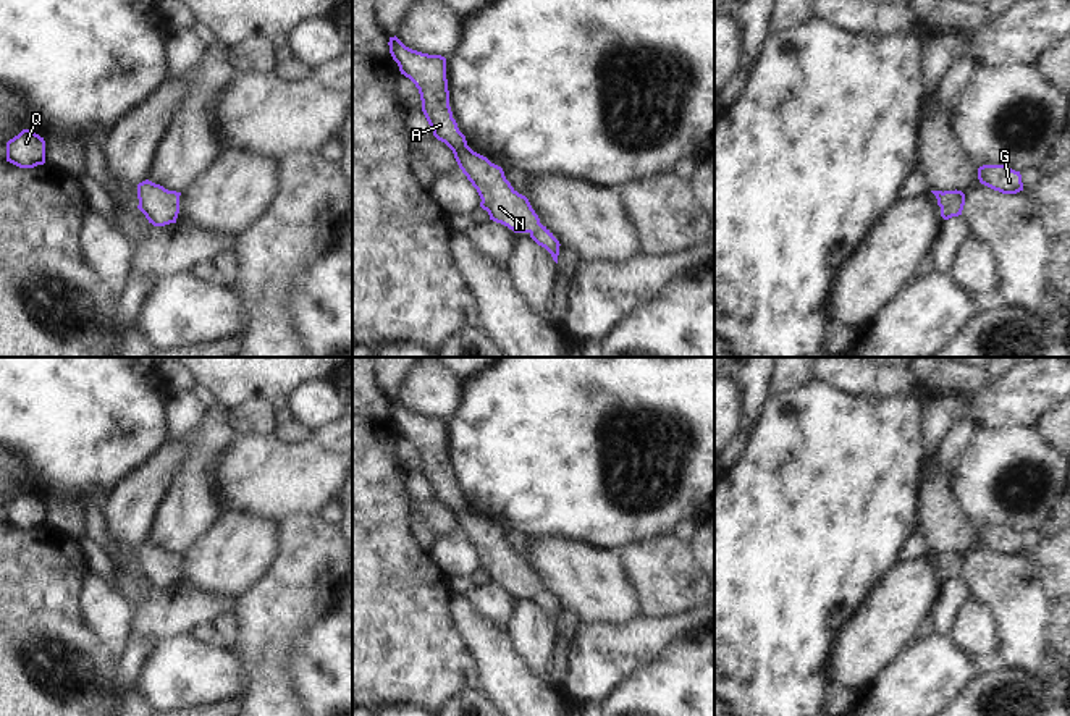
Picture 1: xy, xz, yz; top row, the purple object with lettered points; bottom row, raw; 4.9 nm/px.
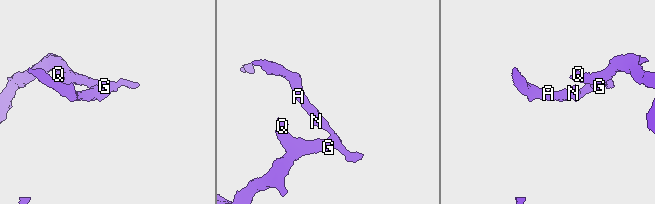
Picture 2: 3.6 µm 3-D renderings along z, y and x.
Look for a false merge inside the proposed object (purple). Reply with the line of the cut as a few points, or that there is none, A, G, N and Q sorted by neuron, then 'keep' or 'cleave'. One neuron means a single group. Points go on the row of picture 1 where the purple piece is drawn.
no cut | A G N Q | keep

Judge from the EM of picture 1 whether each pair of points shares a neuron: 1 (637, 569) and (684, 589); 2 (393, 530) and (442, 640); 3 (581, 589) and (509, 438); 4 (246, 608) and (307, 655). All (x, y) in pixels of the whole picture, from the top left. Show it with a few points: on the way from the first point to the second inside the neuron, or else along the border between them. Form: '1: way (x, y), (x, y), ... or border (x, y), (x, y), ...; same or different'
1: way (648, 569), (658, 569), (673, 584); same
2: way (393, 558), (393, 592), (414, 613); same
3: border (532, 539), (561, 537), (593, 547); different
4: border (320, 616), (293, 645), (290, 676), (294, 682); different

